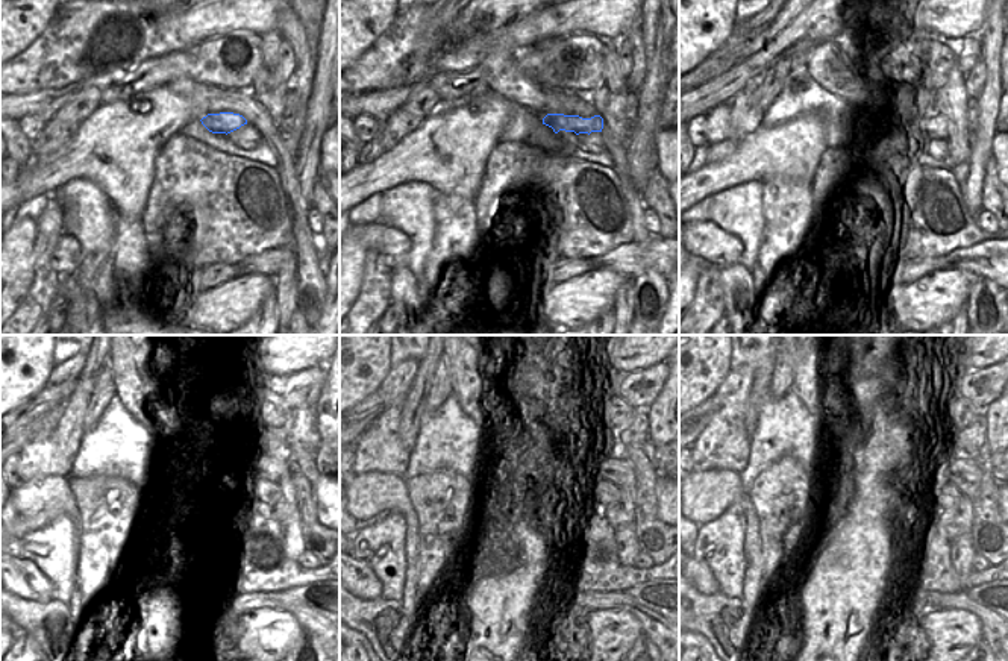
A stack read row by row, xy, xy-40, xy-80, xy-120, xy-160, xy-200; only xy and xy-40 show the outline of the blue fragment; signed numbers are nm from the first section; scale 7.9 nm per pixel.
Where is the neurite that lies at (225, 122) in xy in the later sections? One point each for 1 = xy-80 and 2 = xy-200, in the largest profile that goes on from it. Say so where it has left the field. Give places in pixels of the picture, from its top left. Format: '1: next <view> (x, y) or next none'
1: next xy-80 (932, 126)
2: next xy-200 (964, 472)

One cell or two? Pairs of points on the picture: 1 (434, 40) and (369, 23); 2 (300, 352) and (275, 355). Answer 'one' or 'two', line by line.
1: two
2: one

